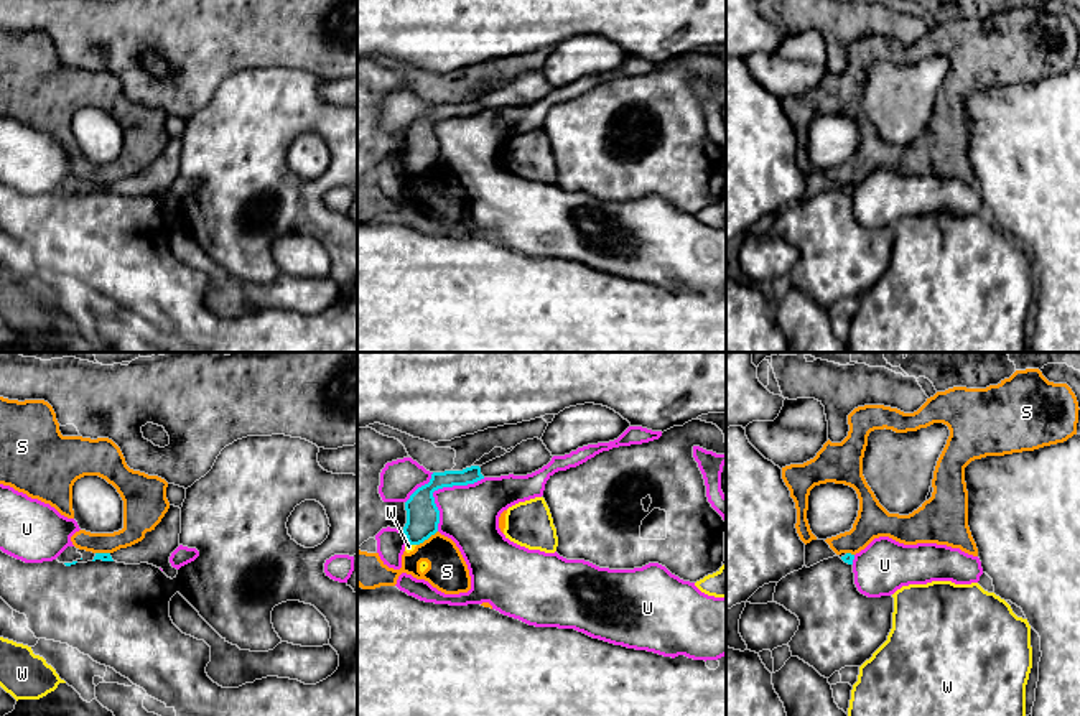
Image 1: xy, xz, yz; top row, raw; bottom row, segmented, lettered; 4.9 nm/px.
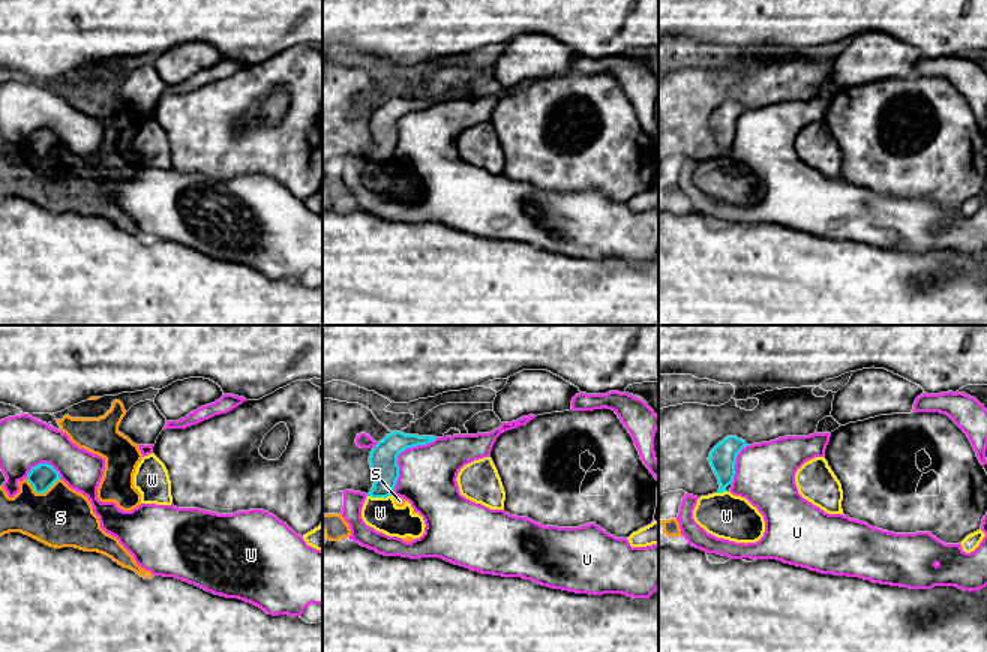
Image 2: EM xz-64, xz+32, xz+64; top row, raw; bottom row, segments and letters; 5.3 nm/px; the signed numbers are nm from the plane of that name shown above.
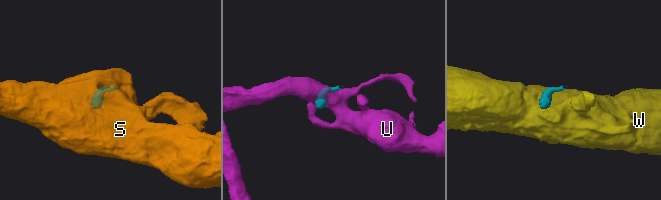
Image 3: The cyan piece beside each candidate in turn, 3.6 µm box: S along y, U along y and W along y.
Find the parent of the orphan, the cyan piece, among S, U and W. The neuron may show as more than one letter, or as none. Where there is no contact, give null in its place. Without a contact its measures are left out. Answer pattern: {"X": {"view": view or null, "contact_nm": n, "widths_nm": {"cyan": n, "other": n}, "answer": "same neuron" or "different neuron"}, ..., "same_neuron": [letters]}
{"S": {"view": "xz", "contact_nm": 130, "widths_nm": {"cyan": 160, "other": 200}, "answer": "different neuron"}, "U": {"view": "xz", "contact_nm": 360, "widths_nm": {"cyan": 160, "other": 280}, "answer": "different neuron"}, "W": {"view": "xz", "contact_nm": 50, "widths_nm": {"cyan": 160, "other": 40}, "answer": "different neuron"}, "same_neuron": []}

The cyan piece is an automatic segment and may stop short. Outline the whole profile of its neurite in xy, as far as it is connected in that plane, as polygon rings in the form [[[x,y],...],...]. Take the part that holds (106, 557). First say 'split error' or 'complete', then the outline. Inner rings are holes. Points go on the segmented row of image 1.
split error; [[[170,505],[161,522],[145,533],[145,538],[132,546],[114,553],[95,553],[94,560],[117,561],[125,565],[148,563],[161,568],[168,578],[176,578],[178,570],[171,566],[170,556],[179,546],[181,509]]]

